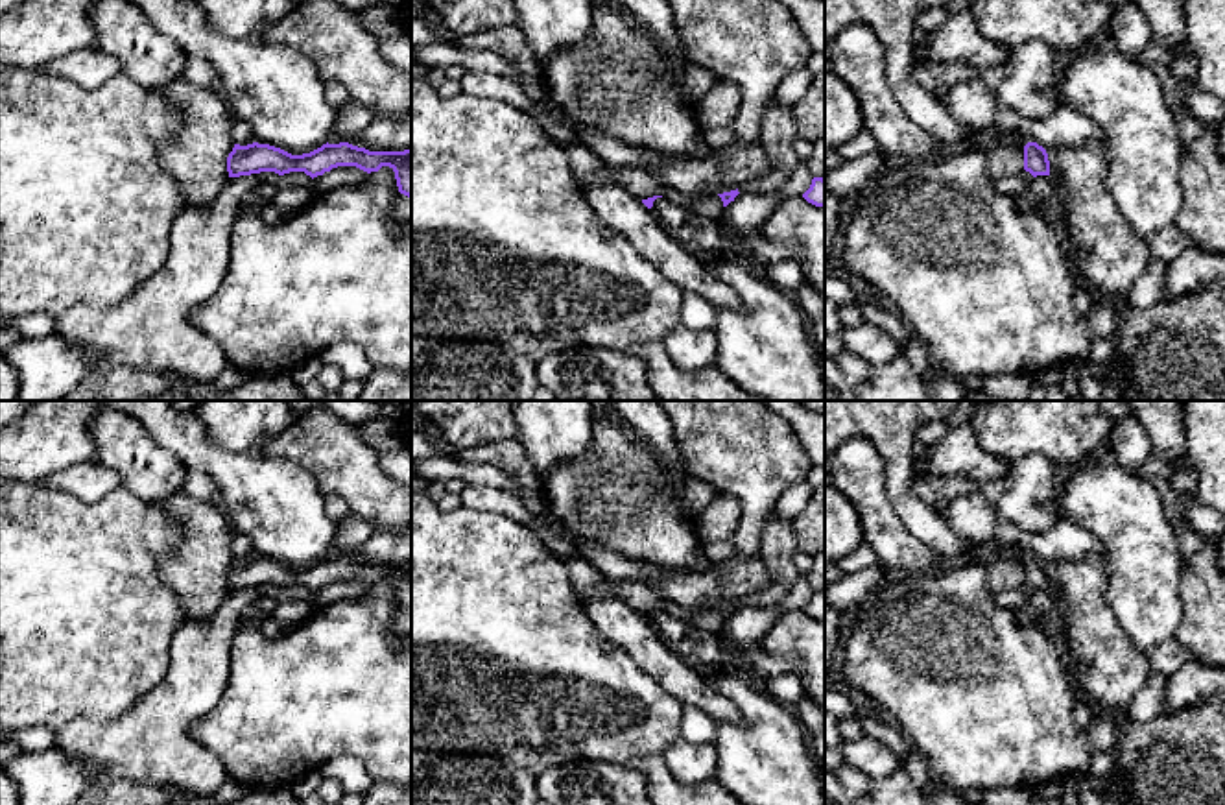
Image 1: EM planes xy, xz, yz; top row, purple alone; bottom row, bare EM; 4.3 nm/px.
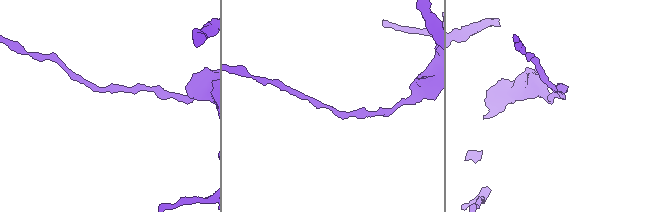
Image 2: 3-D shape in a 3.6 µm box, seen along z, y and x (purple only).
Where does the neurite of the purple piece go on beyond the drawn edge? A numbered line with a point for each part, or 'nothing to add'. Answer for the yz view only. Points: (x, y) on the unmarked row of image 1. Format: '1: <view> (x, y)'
nothing to add

